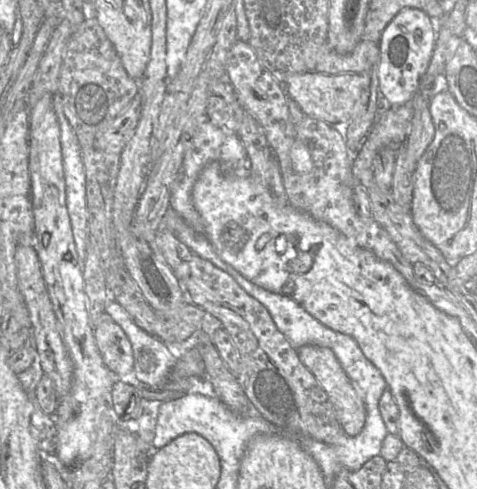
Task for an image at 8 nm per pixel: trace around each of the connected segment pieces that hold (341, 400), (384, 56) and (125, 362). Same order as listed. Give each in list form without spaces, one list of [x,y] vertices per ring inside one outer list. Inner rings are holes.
[[[313,344],[302,346],[297,352],[301,362],[327,393],[344,432],[349,436],[358,435],[365,425],[366,407],[358,389],[347,376],[334,352],[330,348]]]
[[[416,8],[401,10],[383,30],[379,42],[379,89],[391,106],[411,101],[419,90],[436,42],[437,24],[424,11]]]
[[[102,313],[93,332],[102,360],[116,378],[133,371],[131,344],[121,327],[107,313]]]

